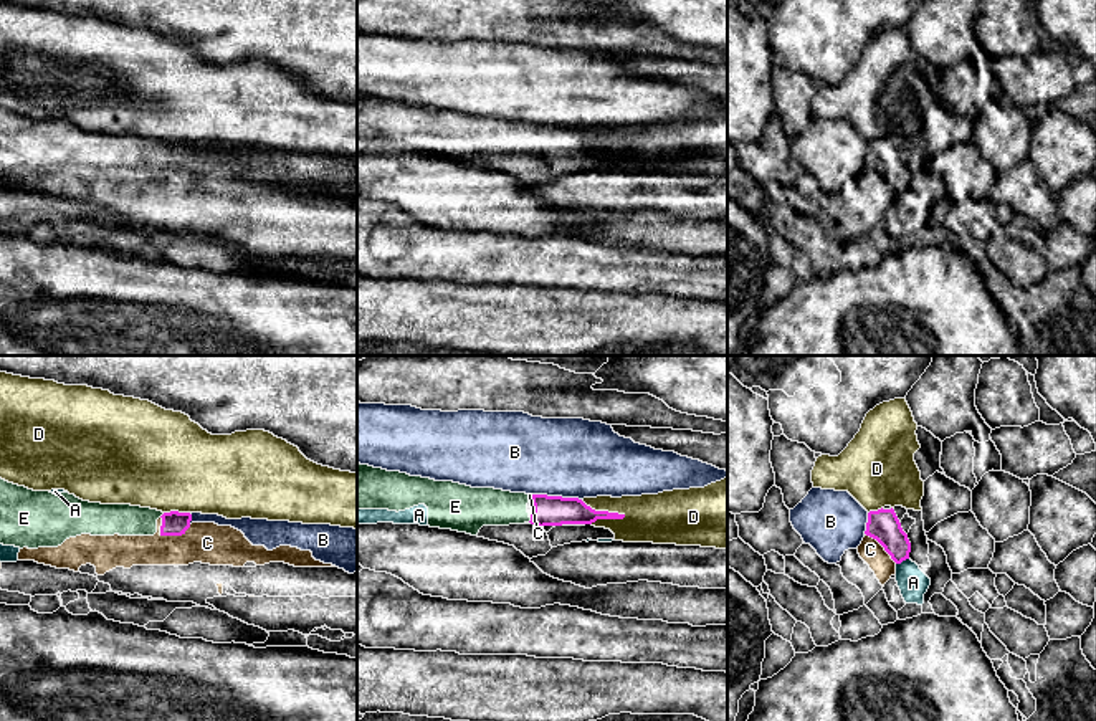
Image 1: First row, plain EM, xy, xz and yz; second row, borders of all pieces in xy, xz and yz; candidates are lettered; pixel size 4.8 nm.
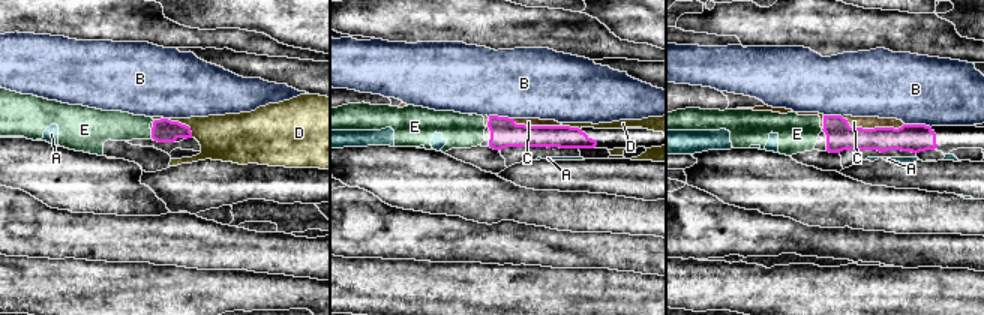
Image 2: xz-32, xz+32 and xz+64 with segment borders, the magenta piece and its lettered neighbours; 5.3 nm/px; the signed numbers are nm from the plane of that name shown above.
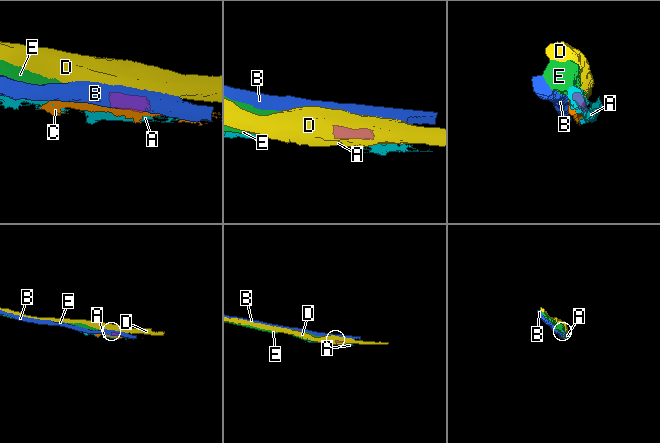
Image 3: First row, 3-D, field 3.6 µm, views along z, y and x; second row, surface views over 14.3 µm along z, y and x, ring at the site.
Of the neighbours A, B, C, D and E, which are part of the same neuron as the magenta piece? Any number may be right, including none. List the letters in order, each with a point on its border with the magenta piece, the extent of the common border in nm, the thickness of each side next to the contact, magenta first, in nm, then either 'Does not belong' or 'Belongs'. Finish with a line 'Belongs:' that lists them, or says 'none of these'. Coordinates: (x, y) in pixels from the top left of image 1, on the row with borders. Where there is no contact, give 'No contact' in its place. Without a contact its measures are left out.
A: Touches magenta at yz (901, 561). Shared border 70 nm. Thickness 160 nm (magenta) against 150 nm. Does not belong
B: Touches magenta at xz (557, 496). Shared border 240 nm. Thickness 140 nm (magenta) against 380 nm. Does not belong
C: Touches magenta at xy (174, 534). Shared border 170 nm. Thickness 120 nm (magenta) against 200 nm. Does not belong
D: Touches magenta at xz (604, 511). Shared border 240 nm. Thickness 140 nm (magenta) against 240 nm. Does not belong
E: Touches magenta at xy (162, 515). Shared border 40 nm. Thickness 120 nm (magenta) against 160 nm. Belongs
Belongs: E

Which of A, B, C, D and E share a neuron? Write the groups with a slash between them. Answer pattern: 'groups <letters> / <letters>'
groups A C / B / D / E

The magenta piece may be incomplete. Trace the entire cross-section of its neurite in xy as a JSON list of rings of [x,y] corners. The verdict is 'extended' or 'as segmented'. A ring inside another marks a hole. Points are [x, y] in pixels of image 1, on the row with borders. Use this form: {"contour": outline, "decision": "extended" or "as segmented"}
{"contour": [[[0,478],[0,544],[58,547],[66,539],[91,536],[182,536],[190,513],[162,513],[131,504],[89,503],[69,493],[33,491]]], "decision": "extended"}

